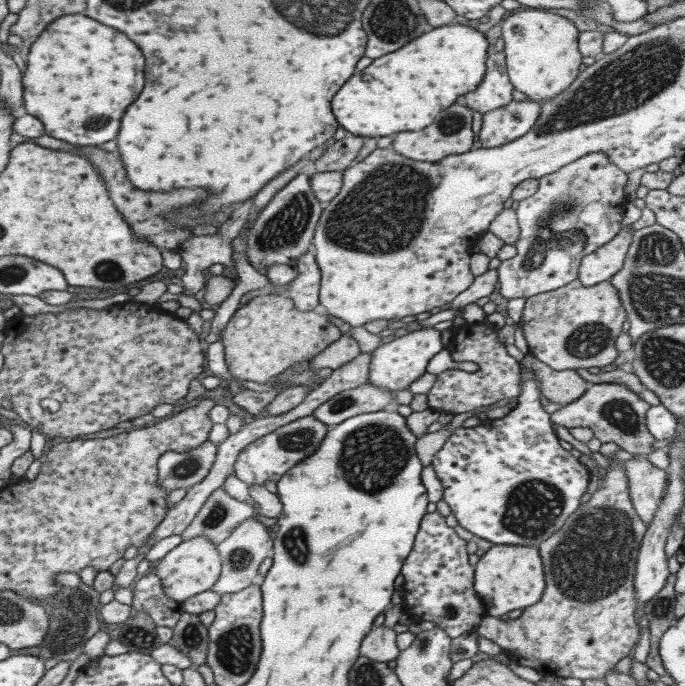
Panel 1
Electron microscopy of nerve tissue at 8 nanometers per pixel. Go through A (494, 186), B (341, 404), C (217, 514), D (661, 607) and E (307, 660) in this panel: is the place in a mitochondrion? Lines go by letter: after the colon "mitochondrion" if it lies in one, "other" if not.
A: other
B: mitochondrion
C: mitochondrion
D: mitochondrion
E: other

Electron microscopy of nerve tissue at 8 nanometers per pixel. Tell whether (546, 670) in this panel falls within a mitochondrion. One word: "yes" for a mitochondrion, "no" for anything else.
no

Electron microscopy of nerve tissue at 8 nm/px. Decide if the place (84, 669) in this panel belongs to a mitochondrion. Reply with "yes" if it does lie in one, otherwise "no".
no

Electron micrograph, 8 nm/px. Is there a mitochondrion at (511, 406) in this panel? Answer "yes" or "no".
no

